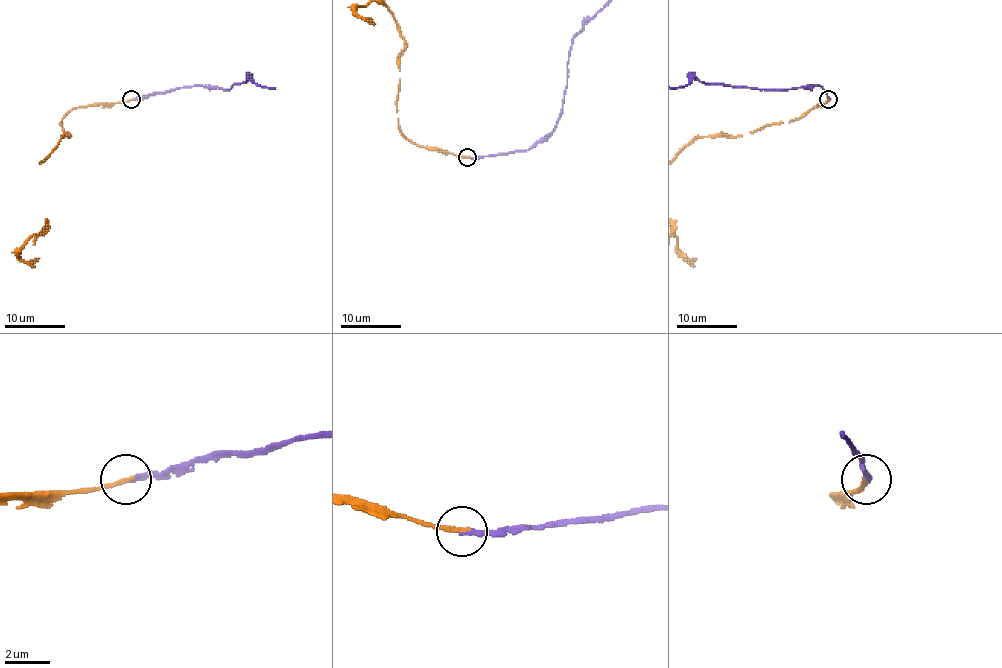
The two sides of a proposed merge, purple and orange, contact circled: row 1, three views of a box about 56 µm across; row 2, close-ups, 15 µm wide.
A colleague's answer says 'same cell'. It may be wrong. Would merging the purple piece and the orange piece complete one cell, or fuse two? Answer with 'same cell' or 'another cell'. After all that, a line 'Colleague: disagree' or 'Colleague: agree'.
same cell
Colleague: agree

